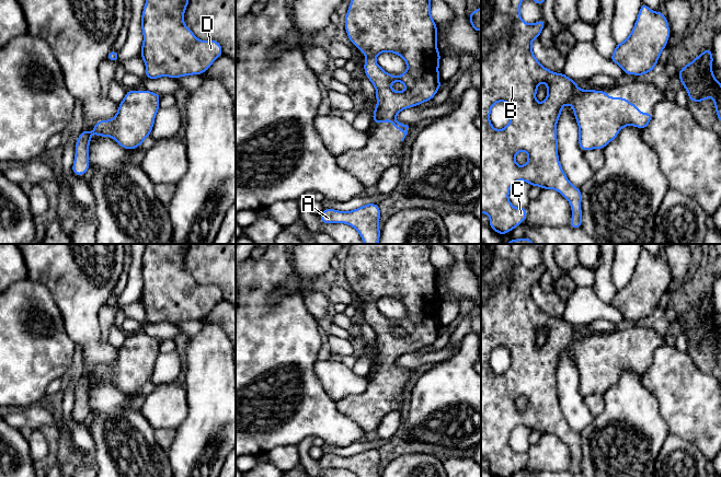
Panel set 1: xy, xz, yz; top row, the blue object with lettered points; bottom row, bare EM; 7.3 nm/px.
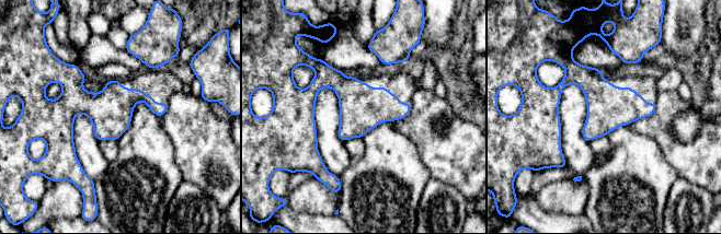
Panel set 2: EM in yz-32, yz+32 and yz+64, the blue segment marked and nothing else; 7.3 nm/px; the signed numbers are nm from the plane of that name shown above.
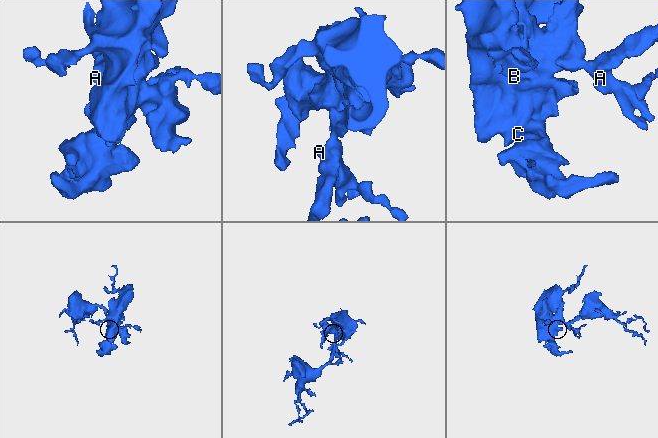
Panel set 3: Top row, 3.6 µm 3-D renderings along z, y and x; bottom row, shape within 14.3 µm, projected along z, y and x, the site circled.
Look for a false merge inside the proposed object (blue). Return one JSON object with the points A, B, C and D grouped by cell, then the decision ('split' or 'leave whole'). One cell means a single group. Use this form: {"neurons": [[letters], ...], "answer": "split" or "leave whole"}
{"neurons": [["A", "B", "C", "D"]], "answer": "leave whole"}

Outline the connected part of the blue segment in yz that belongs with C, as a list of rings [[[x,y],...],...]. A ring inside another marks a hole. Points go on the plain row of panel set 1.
[[[481,244],[481,457],[490,463],[489,472],[495,477],[511,477],[527,463],[526,453],[514,452],[508,439],[511,432],[518,426],[525,426],[530,431],[539,431],[543,434],[554,434],[570,449],[572,463],[570,472],[579,474],[582,470],[582,438],[575,432],[563,417],[558,400],[557,368],[564,350],[572,351],[574,362],[579,371],[579,389],[581,395],[603,395],[611,387],[625,371],[634,371],[644,374],[650,369],[653,359],[640,358],[636,349],[631,349],[625,342],[610,342],[606,336],[581,335],[576,327],[564,318],[557,318],[543,312],[535,302],[531,293],[533,286],[539,283],[545,266],[541,264],[534,269],[522,265],[519,254],[524,244]],[[540,328],[547,329],[547,344],[538,348],[536,346],[537,334]],[[497,347],[505,347],[511,354],[511,364],[503,374],[495,374],[490,367],[490,358]],[[525,396],[528,406],[519,411],[516,399]]]

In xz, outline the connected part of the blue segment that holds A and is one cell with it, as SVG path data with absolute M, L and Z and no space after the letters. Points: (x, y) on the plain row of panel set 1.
M367 449L352 456L339 456L332 453L324 454L320 464L323 469L348 469L357 477L380 477L380 454L377 449Z

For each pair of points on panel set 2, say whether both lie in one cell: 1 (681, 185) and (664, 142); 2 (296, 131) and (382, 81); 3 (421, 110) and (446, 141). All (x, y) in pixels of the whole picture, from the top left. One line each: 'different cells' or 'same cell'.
1: different cells
2: same cell
3: same cell

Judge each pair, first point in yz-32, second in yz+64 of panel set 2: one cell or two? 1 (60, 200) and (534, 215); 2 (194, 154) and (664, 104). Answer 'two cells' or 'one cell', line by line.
1: two cells
2: one cell

